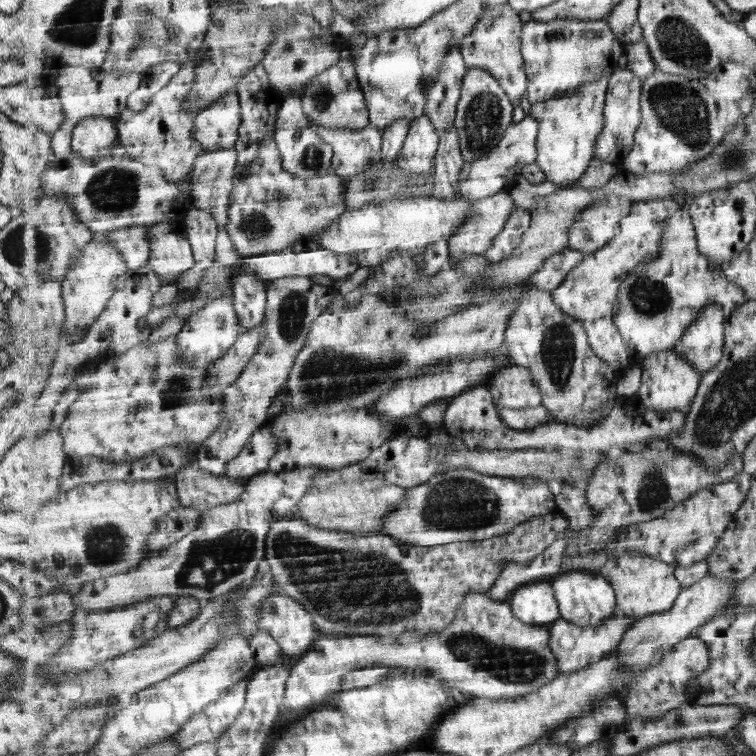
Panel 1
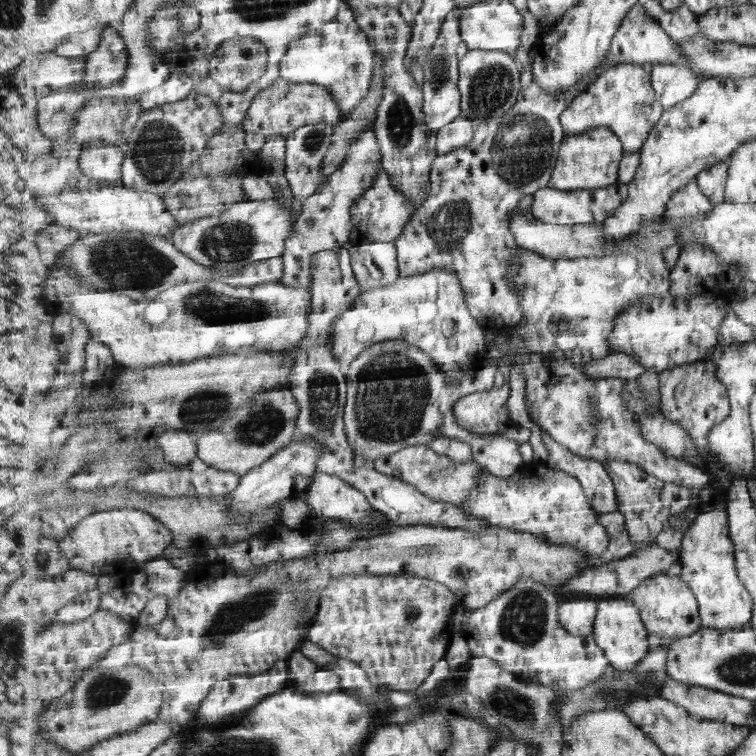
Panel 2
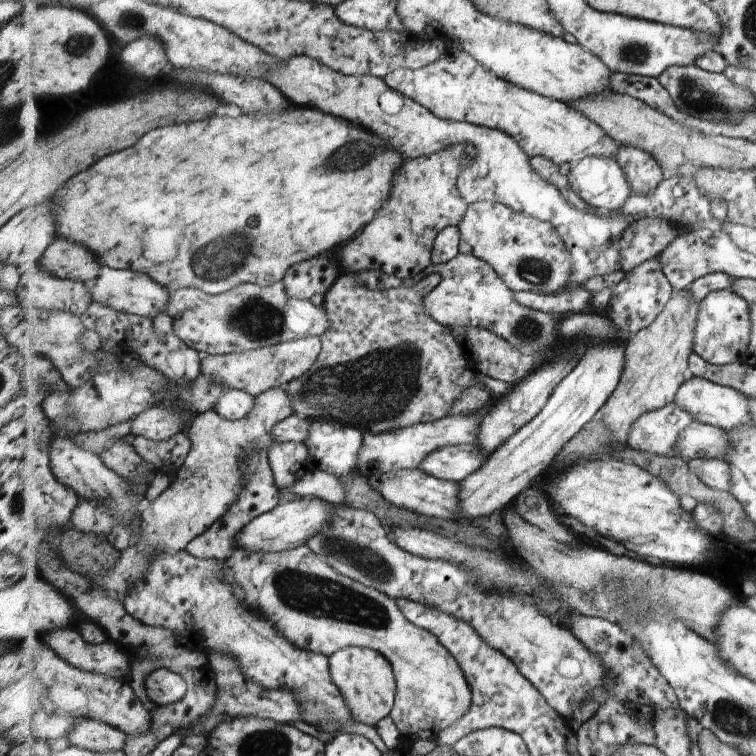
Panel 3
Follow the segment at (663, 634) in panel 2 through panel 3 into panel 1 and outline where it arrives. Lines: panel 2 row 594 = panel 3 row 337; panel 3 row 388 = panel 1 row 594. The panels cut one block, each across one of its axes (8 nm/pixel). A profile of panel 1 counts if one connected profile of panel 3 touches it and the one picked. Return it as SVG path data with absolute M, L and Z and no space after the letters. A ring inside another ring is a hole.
M629 551L605 562L598 573L605 577L615 589L617 610L629 617L641 619L673 608L681 592L681 584L675 578L675 565L667 564L652 556Z

